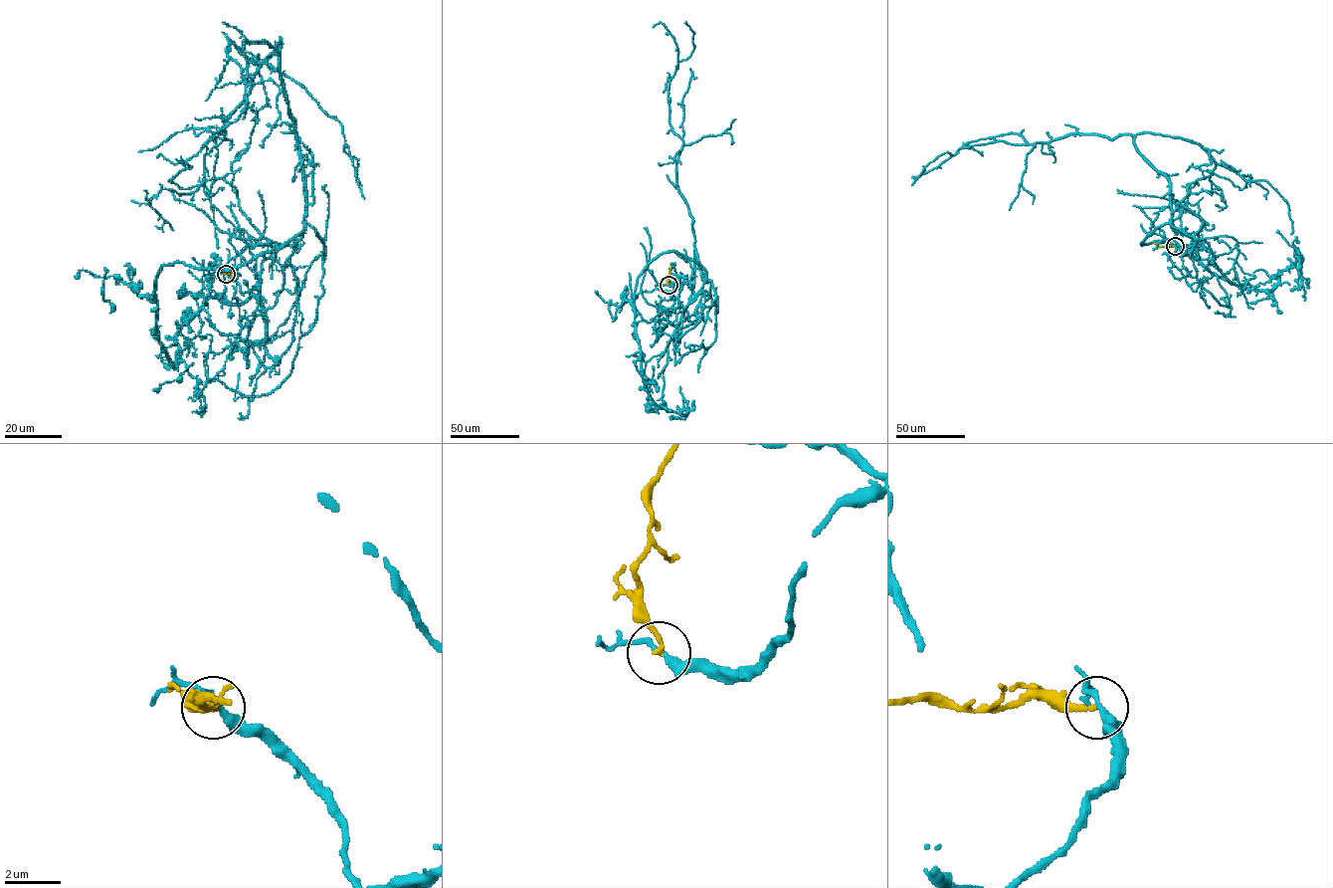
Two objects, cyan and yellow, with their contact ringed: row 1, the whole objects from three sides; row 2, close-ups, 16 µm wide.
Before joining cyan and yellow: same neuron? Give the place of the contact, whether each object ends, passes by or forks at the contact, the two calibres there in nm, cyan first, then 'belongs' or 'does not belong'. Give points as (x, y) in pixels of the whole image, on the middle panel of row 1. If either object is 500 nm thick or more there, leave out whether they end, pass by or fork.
at (668, 285); cyan passes by; yellow ends there; 240 nm thick on the cyan side, 180 nm on the other; does not belong

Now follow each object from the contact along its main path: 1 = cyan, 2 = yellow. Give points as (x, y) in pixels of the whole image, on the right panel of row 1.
1: (1175, 246), (1184, 232), (1171, 224), (1169, 180), (1130, 134), (982, 138), (938, 156), (912, 185)
2: (1175, 246), (1159, 246), (1153, 243)

